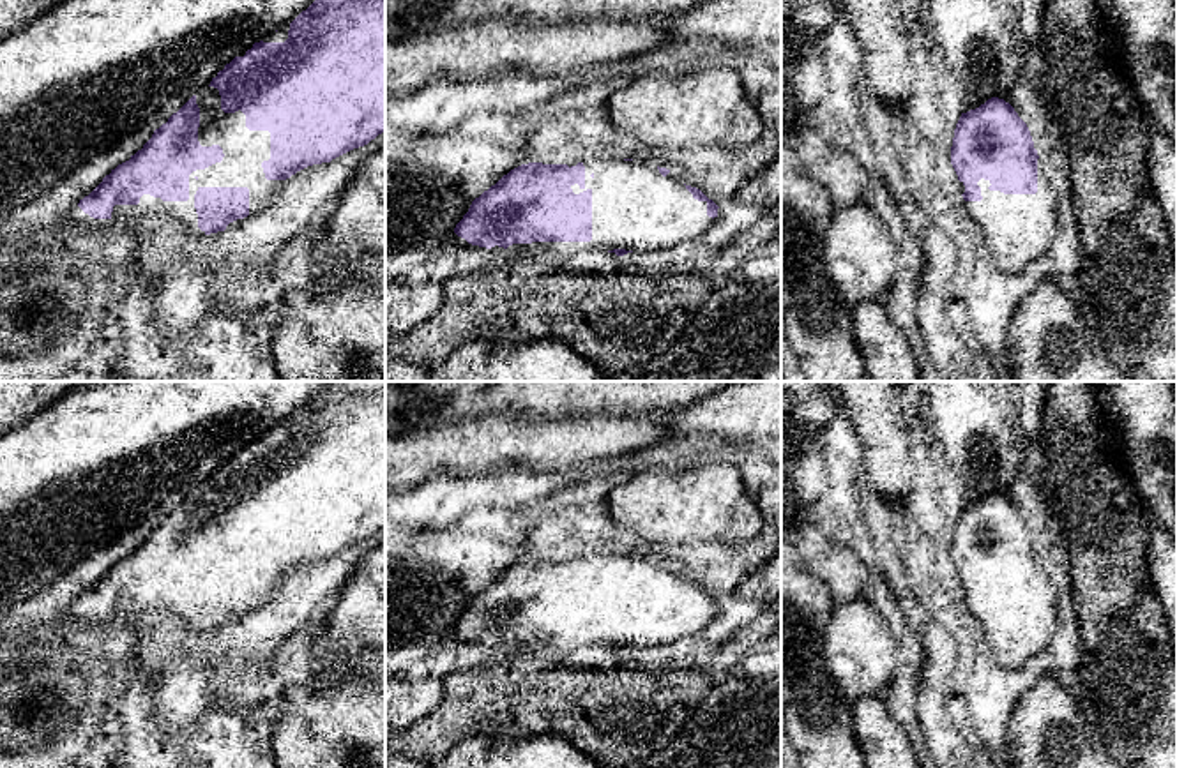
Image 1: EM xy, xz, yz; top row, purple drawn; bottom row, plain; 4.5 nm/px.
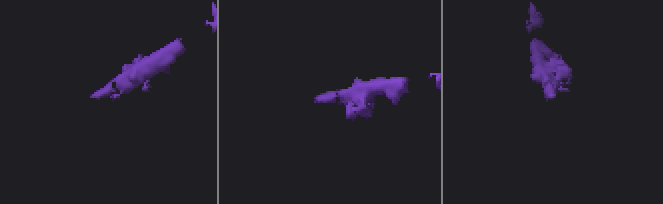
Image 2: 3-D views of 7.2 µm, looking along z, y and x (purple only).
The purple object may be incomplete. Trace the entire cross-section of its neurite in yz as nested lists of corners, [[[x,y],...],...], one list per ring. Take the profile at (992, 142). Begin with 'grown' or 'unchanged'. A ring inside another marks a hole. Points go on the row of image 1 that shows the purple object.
grown; [[[1004,99],[961,113],[953,138],[951,164],[965,200],[968,217],[979,228],[993,263],[1004,274],[1018,274],[1043,256],[1059,231],[1055,196],[1027,124]]]

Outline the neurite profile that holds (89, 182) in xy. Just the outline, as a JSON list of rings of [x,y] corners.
[[[97,164],[95,171],[92,175],[80,175],[80,173],[72,173],[71,177],[64,177],[62,182],[65,184],[72,184],[72,182],[81,182],[80,187],[74,187],[74,196],[78,200],[83,200],[85,196],[88,196],[101,182],[106,175],[110,175],[111,169],[106,168],[104,164]]]

